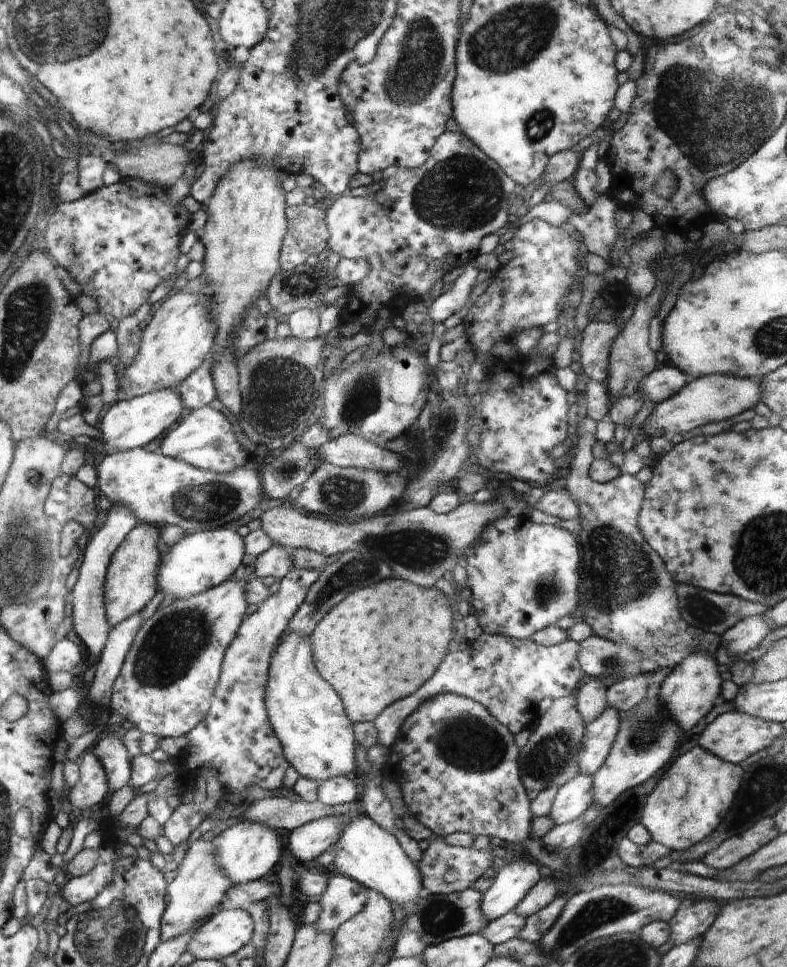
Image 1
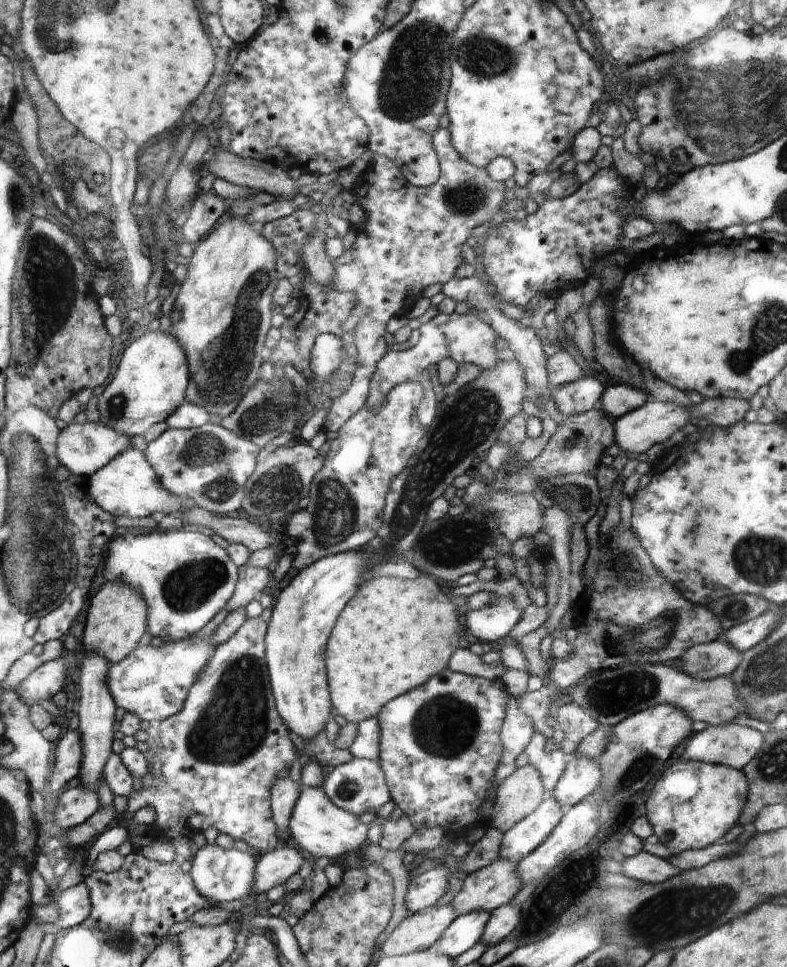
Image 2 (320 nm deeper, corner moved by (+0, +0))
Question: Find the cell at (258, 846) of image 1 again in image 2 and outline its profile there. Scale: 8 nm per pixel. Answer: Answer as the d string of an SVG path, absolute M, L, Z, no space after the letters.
M206 844L196 852L190 876L195 881L196 892L212 900L214 904L233 900L248 901L250 890L255 888L255 870L252 856L234 846L226 849L216 844Z

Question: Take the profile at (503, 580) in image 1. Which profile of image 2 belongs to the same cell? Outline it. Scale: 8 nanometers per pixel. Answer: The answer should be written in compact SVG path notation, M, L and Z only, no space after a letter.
M493 594L493 600L479 609L465 610L463 622L465 631L471 633L478 642L496 642L507 636L523 613L504 597Z

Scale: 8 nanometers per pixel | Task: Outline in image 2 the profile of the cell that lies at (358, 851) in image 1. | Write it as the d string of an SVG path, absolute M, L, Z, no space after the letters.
M322 786L306 787L302 788L294 815L291 817L291 841L300 849L307 850L314 859L325 856L330 858L331 862L336 862L340 856L347 856L349 852L366 844L370 827L369 824L361 822L358 814L342 810L330 802Z

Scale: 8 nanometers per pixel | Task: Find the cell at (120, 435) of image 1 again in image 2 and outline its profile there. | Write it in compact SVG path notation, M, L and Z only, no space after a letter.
M100 422L67 423L57 440L56 456L71 473L87 479L102 467L106 467L116 456L122 454L130 446L131 438L126 433L121 433L119 430L103 425Z

